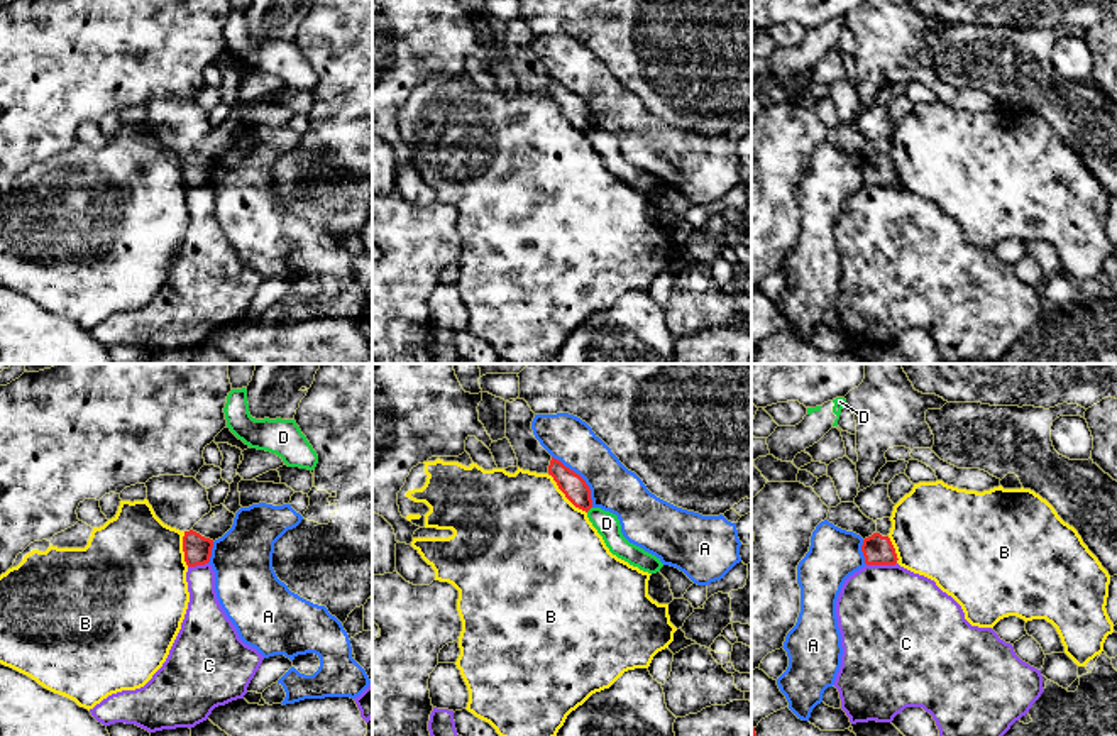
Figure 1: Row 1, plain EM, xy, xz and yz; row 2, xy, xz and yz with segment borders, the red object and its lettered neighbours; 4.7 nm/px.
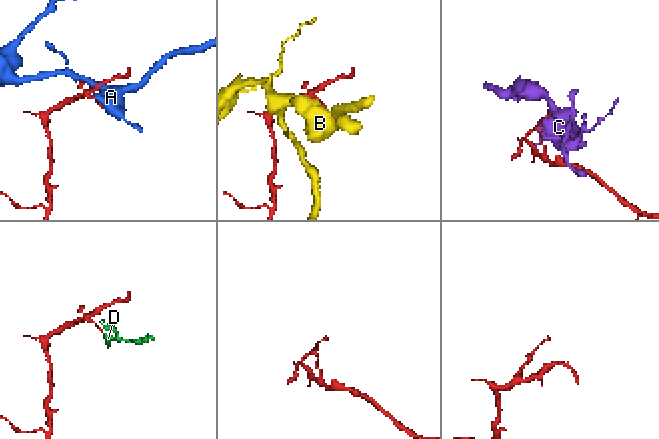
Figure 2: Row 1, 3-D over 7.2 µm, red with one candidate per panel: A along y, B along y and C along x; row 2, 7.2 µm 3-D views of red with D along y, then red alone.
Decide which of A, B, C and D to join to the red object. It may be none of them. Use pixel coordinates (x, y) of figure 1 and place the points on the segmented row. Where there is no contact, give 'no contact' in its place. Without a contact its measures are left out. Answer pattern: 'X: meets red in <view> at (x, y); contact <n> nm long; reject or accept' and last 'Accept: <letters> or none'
A: meets red in xz at (581, 477); contact 320 nm long; reject
B: meets red in xz at (566, 496); contact 260 nm long; reject
C: meets red in yz at (880, 564); contact 140 nm long; reject
D: meets red in xz at (588, 510); contact 40 nm long; reject
Accept: none

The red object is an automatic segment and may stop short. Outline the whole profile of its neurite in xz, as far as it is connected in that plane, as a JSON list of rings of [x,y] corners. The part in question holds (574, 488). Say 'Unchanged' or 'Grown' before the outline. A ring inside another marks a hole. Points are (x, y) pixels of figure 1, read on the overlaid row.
Unchanged. [[[553,457],[548,465],[548,474],[575,508],[586,513],[592,508],[591,489],[579,474],[575,474]]]

